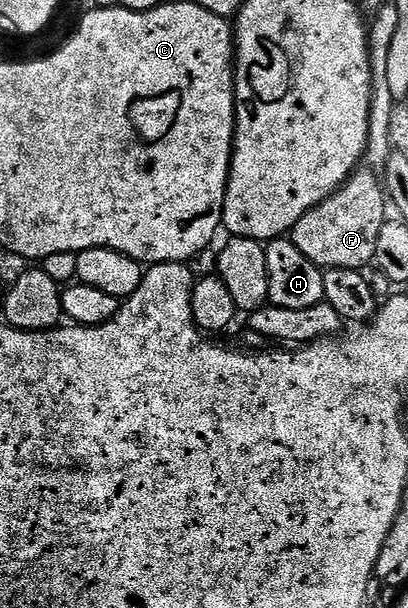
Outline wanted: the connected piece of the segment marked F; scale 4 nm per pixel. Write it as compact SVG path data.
M357 169L346 183L335 191L321 205L309 209L289 233L289 238L309 261L324 269L345 269L363 271L370 268L377 253L377 236L381 225L389 218L389 200L380 176L369 169Z

